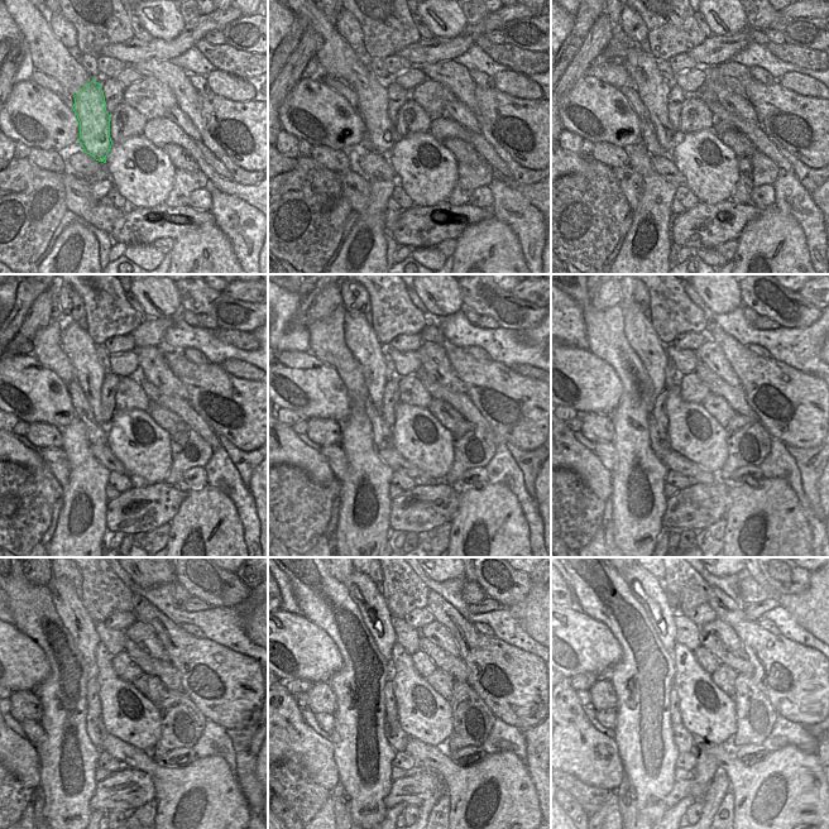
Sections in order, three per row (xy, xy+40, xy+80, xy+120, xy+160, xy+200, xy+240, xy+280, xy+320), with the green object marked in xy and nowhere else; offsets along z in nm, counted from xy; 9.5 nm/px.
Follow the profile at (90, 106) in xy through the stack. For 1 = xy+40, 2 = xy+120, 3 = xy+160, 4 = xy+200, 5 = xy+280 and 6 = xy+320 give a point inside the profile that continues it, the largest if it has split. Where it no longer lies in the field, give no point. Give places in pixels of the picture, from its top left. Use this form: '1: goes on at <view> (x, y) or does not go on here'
1: goes on at xy+40 (372, 94)
2: goes on at xy+120 (80, 348)
3: goes on at xy+160 (359, 336)
4: goes on at xy+200 (642, 338)
5: goes on at xy+280 (357, 590)
6: goes on at xy+320 (646, 583)

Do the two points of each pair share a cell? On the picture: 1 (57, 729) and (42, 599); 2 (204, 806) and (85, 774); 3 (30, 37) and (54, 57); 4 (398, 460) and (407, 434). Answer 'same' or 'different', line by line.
1: same
2: different
3: same
4: different

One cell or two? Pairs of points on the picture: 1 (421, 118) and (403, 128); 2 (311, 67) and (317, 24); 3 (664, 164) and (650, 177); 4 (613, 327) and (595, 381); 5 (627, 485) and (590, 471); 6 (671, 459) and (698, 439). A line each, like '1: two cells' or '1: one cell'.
1: one cell
2: two cells
3: two cells
4: two cells
5: two cells
6: two cells

